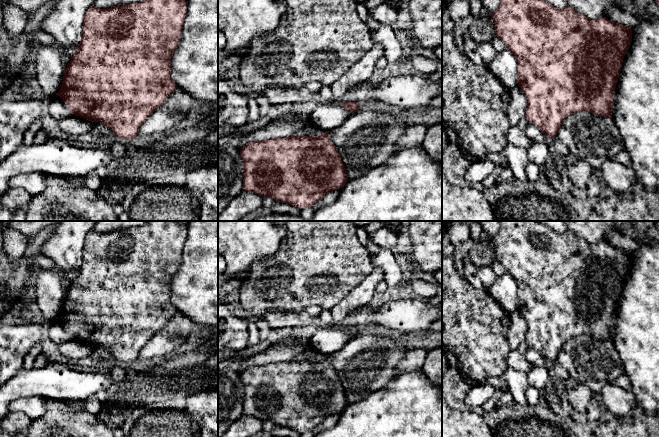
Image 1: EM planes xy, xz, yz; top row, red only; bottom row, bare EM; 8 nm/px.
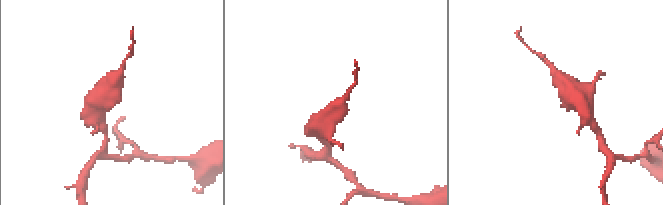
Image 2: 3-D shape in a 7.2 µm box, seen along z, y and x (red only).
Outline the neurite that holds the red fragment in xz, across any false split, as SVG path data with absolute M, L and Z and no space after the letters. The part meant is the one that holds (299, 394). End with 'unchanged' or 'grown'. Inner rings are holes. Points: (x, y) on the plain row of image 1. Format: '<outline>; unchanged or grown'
M328 356L313 360L291 360L250 366L240 374L243 385L243 413L275 425L287 427L298 433L313 431L329 416L341 413L347 404L346 393L338 373L330 364Z; unchanged

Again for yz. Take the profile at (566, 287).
M499 221L499 232L490 238L496 260L517 284L517 308L528 324L525 341L547 361L555 362L563 345L571 337L590 336L612 342L614 314L625 278L632 265L632 253L605 241L590 244L573 232L556 232L539 221Z; unchanged

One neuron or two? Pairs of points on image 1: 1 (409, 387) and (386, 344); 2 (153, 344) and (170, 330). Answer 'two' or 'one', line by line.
1: two
2: one

